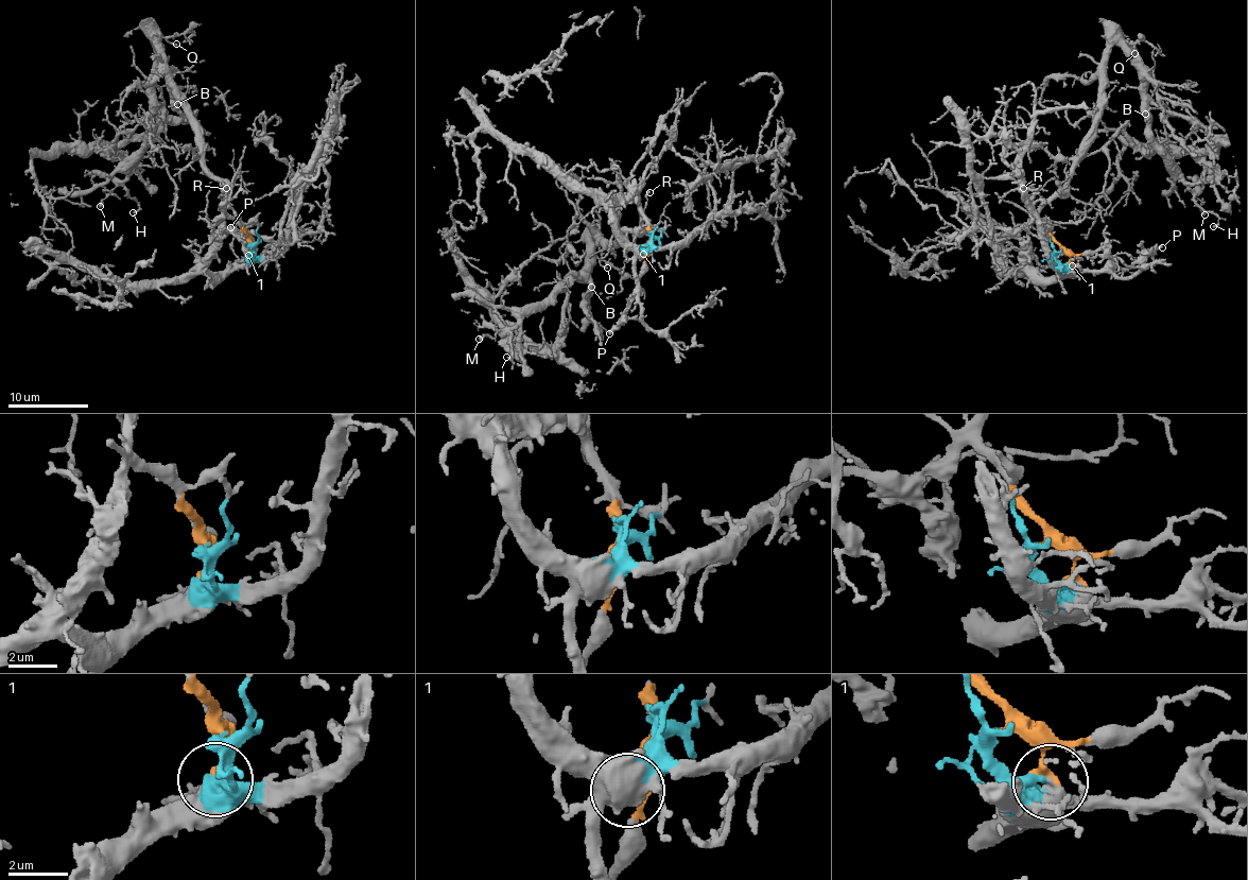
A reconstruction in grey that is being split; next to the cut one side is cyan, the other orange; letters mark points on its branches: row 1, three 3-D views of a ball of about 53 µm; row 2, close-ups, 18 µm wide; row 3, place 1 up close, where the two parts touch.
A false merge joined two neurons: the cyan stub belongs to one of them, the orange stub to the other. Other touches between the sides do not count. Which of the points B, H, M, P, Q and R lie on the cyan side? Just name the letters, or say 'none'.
P

